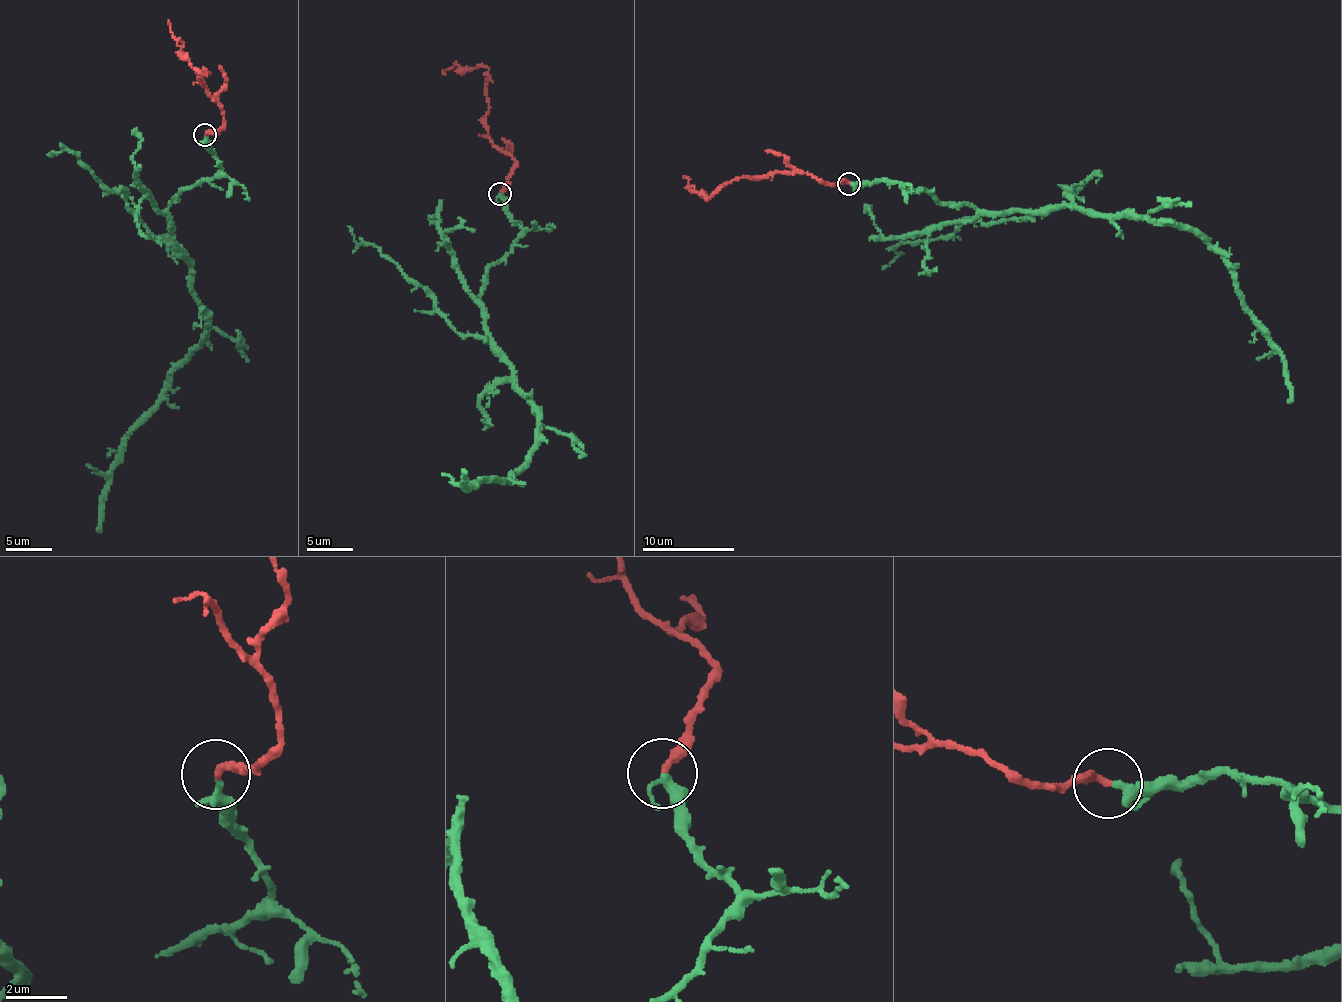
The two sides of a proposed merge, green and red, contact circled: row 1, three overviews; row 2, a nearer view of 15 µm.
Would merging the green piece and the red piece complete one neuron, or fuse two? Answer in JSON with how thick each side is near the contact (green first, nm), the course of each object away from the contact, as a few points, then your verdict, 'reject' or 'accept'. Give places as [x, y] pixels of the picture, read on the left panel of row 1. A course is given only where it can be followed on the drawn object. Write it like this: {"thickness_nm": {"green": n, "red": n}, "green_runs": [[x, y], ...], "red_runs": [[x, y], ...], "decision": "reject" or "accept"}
{"thickness_nm": {"green": 220, "red": 260}, "green_runs": [[205, 135], [220, 173], [168, 210], [206, 321], [202, 346], [126, 440], [97, 530]], "red_runs": [[205, 135], [216, 133], [223, 124], [222, 108], [201, 80], [206, 69], [205, 75], [189, 63], [168, 20]], "decision": "accept"}

